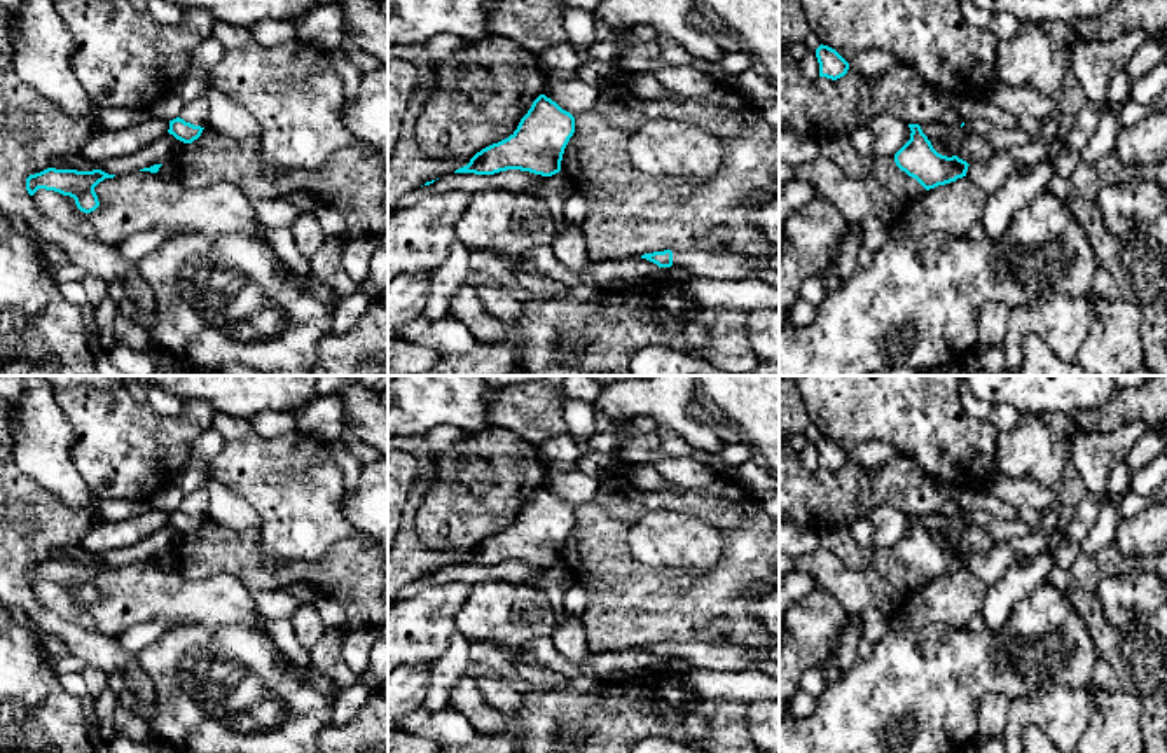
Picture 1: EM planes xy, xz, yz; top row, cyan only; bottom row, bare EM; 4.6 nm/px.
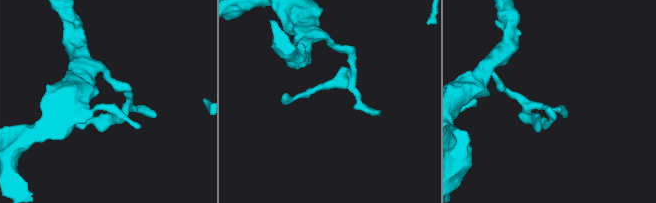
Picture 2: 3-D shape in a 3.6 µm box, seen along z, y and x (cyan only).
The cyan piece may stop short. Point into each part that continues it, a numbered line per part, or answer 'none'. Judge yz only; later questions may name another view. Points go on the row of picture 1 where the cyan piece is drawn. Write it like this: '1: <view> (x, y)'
none

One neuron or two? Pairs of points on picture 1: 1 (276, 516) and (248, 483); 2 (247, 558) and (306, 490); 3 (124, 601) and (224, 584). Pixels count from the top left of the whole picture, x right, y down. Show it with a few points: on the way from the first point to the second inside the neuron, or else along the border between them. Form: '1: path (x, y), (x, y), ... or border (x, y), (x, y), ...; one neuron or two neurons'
1: path (271, 507), (257, 491); one neuron
2: border (257, 530), (257, 554), (266, 563), (296, 561); two neurons
3: path (149, 598), (200, 598); one neuron

